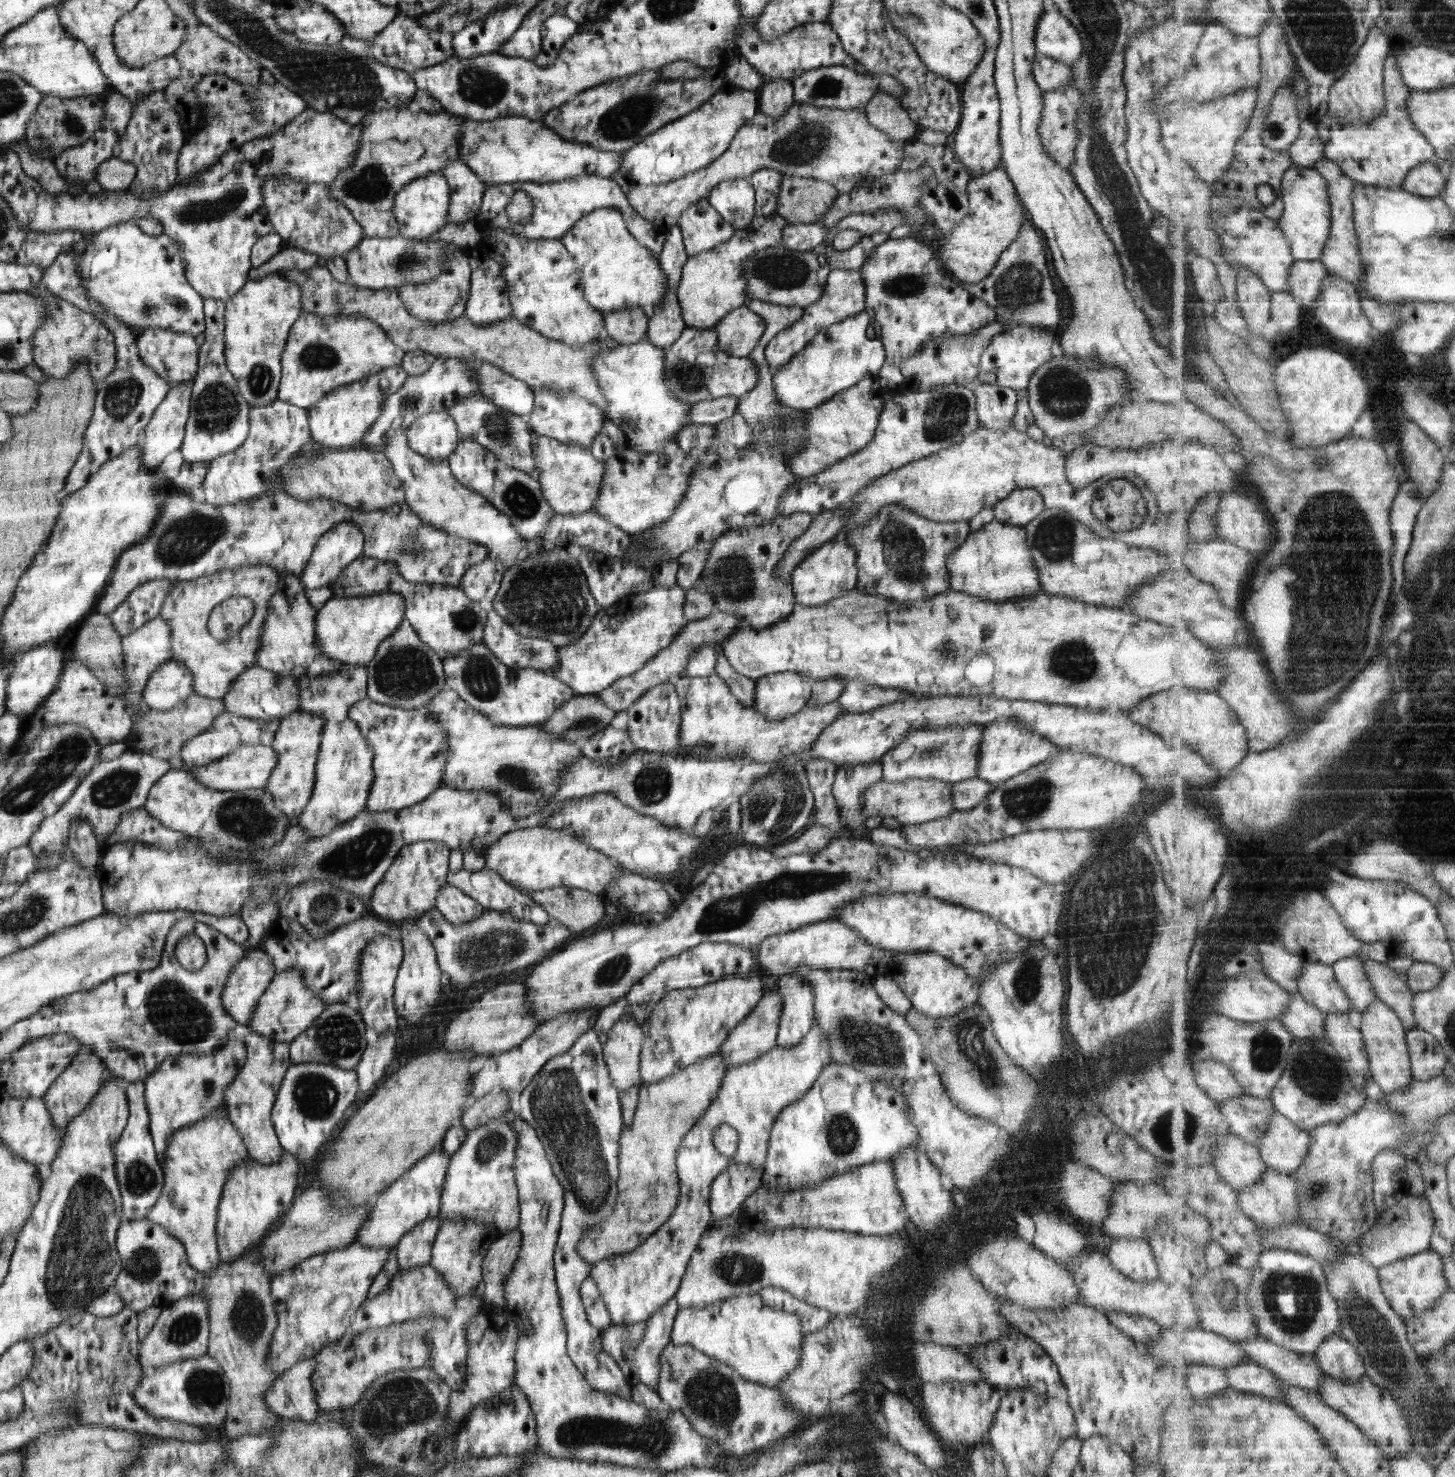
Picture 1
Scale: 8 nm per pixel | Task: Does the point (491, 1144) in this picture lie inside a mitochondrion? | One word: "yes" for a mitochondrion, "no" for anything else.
yes

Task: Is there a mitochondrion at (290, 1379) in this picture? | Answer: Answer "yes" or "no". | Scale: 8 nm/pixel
no

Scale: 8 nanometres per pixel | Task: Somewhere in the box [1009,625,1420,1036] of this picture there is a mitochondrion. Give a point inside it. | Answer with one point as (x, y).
(1113, 913)

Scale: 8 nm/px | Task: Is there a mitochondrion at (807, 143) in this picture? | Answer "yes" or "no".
yes

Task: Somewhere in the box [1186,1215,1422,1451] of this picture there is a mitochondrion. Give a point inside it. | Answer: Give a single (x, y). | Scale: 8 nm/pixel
(1293, 1299)

